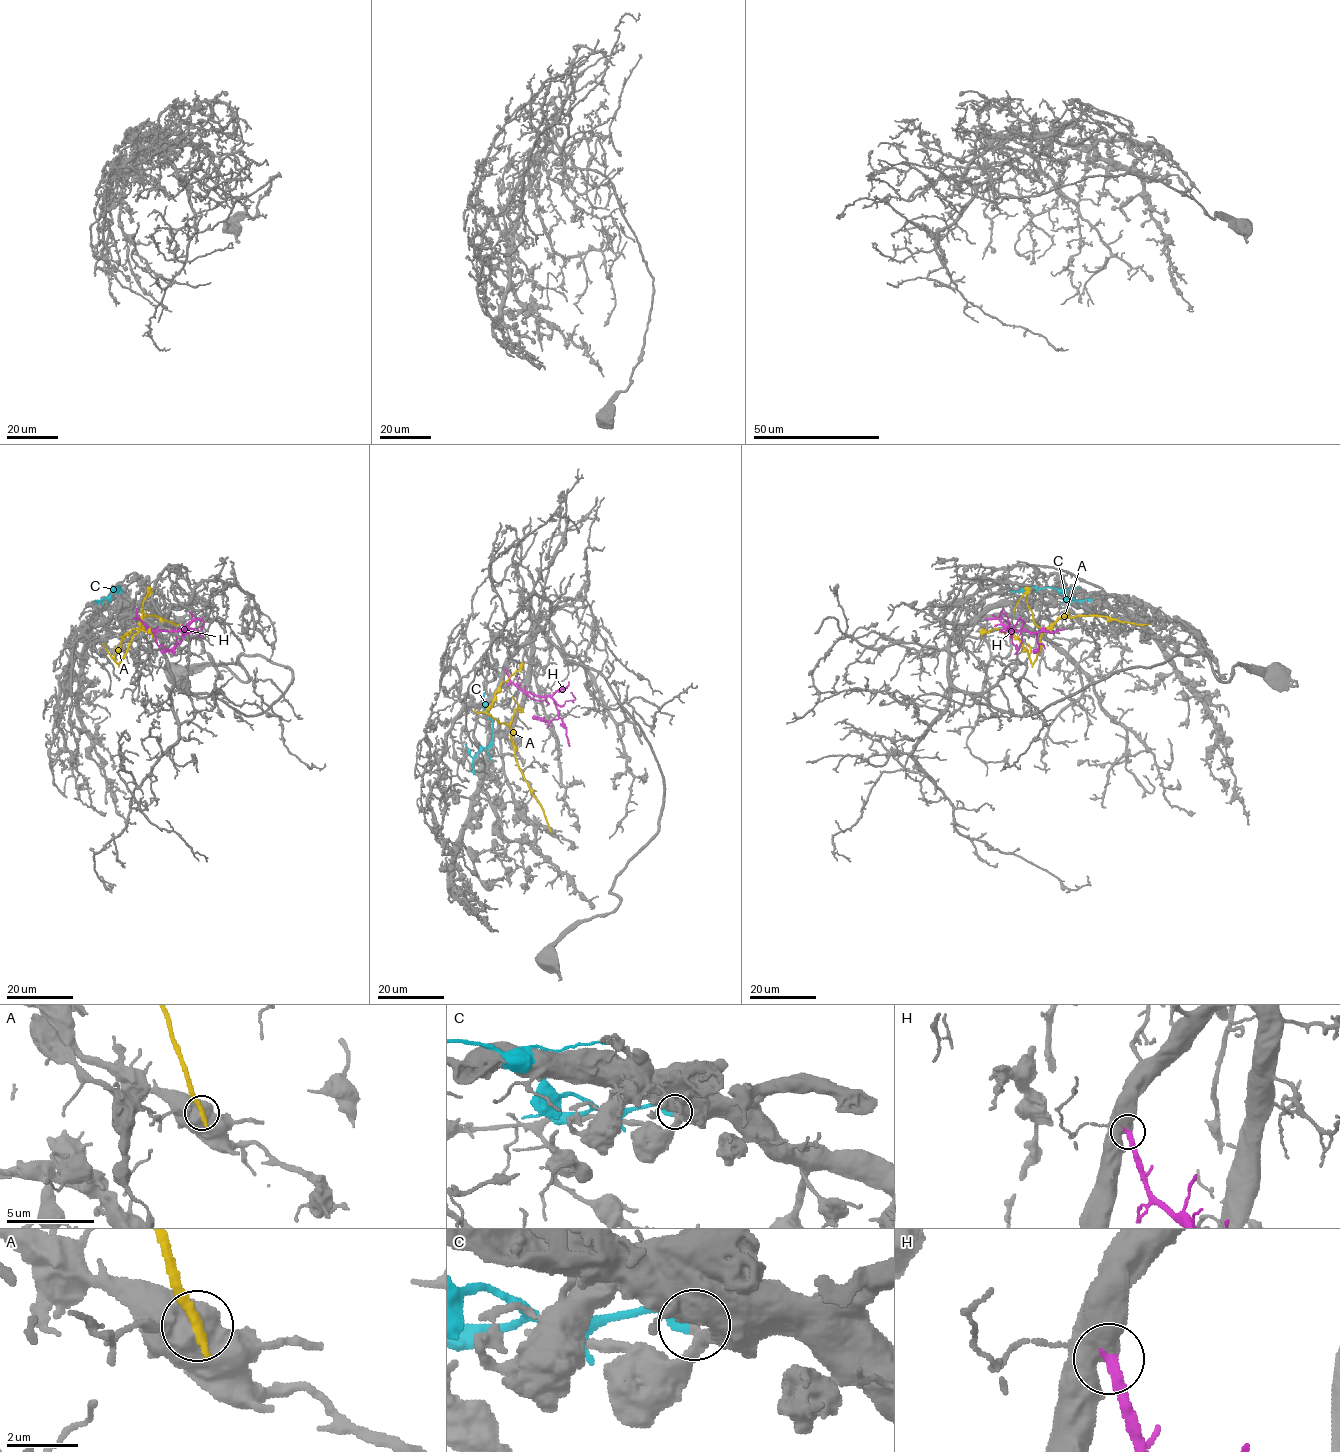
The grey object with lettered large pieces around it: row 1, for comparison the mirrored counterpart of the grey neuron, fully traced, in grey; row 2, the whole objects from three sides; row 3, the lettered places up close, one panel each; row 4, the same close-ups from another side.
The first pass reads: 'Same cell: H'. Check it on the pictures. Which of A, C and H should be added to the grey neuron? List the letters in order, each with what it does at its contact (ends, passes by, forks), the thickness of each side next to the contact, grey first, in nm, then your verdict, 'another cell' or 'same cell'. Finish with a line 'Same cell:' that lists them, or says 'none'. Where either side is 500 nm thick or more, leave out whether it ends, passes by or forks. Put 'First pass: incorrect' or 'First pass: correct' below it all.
A: 800 nm thick on the grey side, 320 nm on the other; another cell
C: 280 nm thick on the grey side, 550 nm on the other; another cell
H: 750 nm thick on the grey side, 320 nm on the other; same cell
Same cell: H
First pass: correct

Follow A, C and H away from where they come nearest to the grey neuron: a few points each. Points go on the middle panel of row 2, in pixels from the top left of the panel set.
A: (550, 829), (541, 805), (519, 767), (511, 729), (485, 712), (492, 705), (495, 691), (524, 663)
C: (474, 773), (473, 757), (488, 745), (492, 736), (492, 719), (483, 701), (485, 692)
H: (505, 669), (510, 680), (525, 691), (550, 696), (558, 711), (558, 718), (550, 721), (532, 716)

